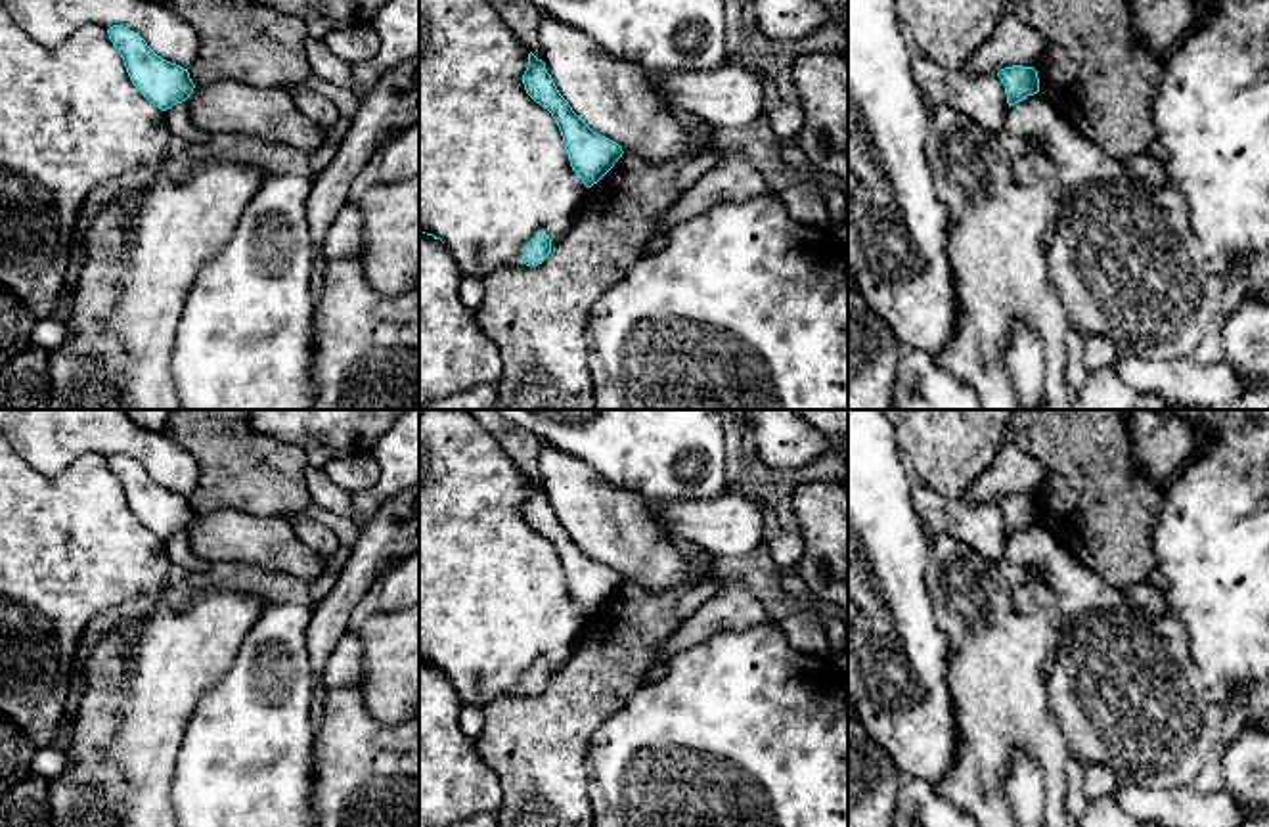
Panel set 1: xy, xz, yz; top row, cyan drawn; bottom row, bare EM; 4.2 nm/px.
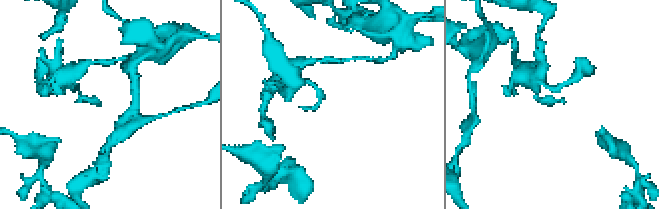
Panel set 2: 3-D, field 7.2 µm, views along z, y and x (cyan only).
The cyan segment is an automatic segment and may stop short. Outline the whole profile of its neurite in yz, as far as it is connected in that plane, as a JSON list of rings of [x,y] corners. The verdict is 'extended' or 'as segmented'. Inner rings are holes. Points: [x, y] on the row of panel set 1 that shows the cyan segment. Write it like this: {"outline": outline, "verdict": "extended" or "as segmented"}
{"outline": [[[1005,67],[997,77],[1005,86],[1009,107],[1039,92],[1039,78],[1034,67]]], "verdict": "as segmented"}

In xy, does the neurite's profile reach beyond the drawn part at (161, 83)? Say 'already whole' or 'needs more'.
already whole

